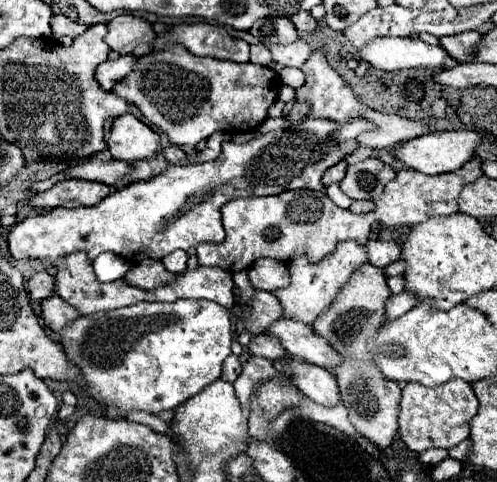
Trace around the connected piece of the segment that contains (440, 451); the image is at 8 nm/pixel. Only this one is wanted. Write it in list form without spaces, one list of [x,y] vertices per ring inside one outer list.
[[[431,448],[431,450],[425,450],[425,452],[421,452],[419,454],[419,460],[423,462],[423,464],[439,464],[441,460],[445,460],[449,456],[449,452],[445,450],[445,448]]]

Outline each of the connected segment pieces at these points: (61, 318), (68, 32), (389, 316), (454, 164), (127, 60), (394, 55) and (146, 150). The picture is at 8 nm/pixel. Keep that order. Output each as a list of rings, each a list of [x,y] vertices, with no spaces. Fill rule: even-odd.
[[[51,296],[41,302],[41,316],[47,328],[51,328],[53,332],[61,332],[69,322],[77,320],[81,314],[63,298]]]
[[[53,16],[51,18],[51,32],[53,38],[61,38],[61,36],[69,36],[69,38],[77,38],[79,34],[83,34],[87,30],[87,26],[81,26],[79,22],[67,18],[67,16]]]
[[[401,292],[397,296],[391,296],[387,302],[387,312],[385,312],[385,320],[393,320],[399,318],[401,314],[405,314],[409,308],[413,308],[417,304],[417,294],[413,292]]]
[[[455,130],[455,132],[429,132],[417,138],[411,138],[407,142],[401,142],[399,146],[393,146],[391,154],[403,162],[405,168],[413,168],[423,174],[443,174],[443,172],[453,172],[461,168],[475,152],[479,144],[479,134],[471,130]]]
[[[129,54],[129,56],[119,56],[119,60],[115,60],[115,62],[107,60],[107,62],[99,64],[95,70],[95,78],[97,78],[99,86],[103,90],[111,90],[115,82],[125,78],[125,74],[129,74],[129,70],[133,70],[137,58],[139,58],[137,54]]]
[[[375,38],[359,50],[361,60],[379,70],[401,70],[417,66],[449,66],[453,58],[443,46],[429,46],[419,38]]]
[[[125,114],[115,118],[107,140],[107,148],[113,158],[133,164],[157,152],[159,134],[155,134],[147,124],[137,120],[133,114]]]

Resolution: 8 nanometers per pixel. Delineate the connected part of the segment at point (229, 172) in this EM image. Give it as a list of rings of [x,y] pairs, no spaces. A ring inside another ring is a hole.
[[[299,120],[287,130],[275,130],[265,136],[257,136],[251,142],[235,144],[225,142],[221,154],[203,164],[187,164],[187,166],[169,166],[159,176],[145,180],[145,182],[133,182],[125,186],[123,190],[117,190],[109,194],[105,200],[101,200],[95,206],[89,208],[53,208],[39,216],[29,216],[23,222],[15,224],[9,232],[9,252],[13,258],[37,258],[43,260],[47,266],[53,266],[63,258],[65,254],[71,254],[75,250],[87,252],[89,260],[95,260],[101,252],[113,250],[113,254],[133,260],[129,264],[137,264],[145,258],[161,260],[173,250],[191,250],[201,242],[223,242],[225,230],[221,221],[221,206],[227,204],[233,198],[253,198],[253,196],[271,196],[281,194],[285,190],[319,190],[319,180],[323,172],[331,166],[335,166],[339,160],[343,160],[347,154],[351,154],[357,148],[357,134],[361,130],[371,130],[369,122],[349,122],[349,126],[337,126],[335,122],[325,120]]]

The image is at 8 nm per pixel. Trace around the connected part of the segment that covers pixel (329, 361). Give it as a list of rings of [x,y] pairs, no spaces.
[[[279,318],[267,328],[267,334],[279,338],[287,356],[291,358],[301,358],[325,368],[333,368],[341,360],[341,356],[329,344],[325,344],[323,338],[313,332],[313,328],[305,326],[303,322]]]

